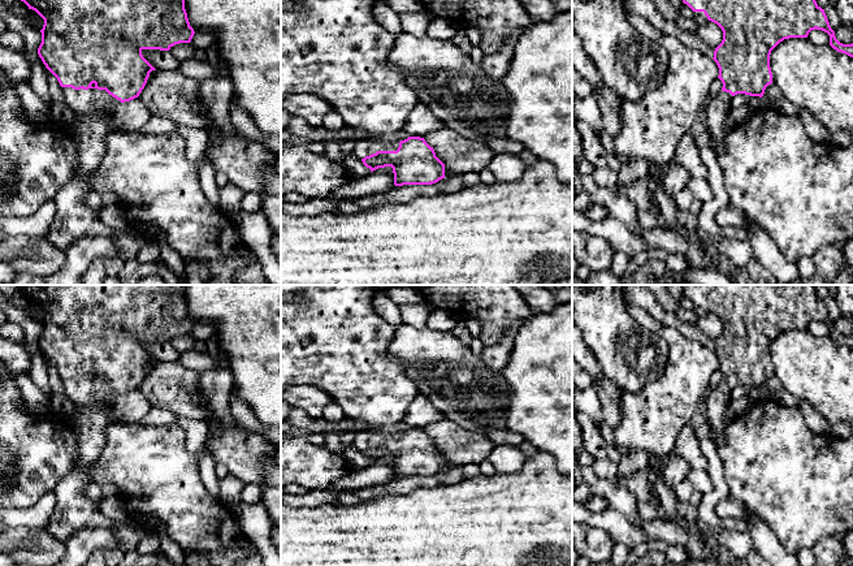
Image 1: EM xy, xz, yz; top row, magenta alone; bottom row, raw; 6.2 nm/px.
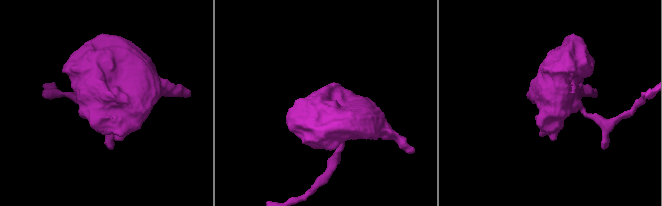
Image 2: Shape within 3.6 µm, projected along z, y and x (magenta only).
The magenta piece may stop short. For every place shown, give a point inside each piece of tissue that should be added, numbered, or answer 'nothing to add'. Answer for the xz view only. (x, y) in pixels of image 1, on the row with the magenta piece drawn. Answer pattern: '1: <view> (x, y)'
1: xz (362, 148)

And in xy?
1: xy (74, 219)

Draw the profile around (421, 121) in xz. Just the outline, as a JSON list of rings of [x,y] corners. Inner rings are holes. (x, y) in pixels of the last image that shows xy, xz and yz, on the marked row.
[[[419,103],[410,113],[403,130],[410,137],[425,138],[443,126],[446,125],[442,120],[437,118],[426,105]]]

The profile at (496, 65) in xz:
[[[519,29],[512,33],[502,46],[501,51],[494,55],[485,55],[481,60],[482,70],[494,79],[501,81],[508,70],[508,64],[514,55],[514,48],[518,38],[525,29]]]

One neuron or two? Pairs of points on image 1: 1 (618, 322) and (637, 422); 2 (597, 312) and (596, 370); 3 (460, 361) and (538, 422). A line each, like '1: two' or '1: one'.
1: two
2: two
3: two

